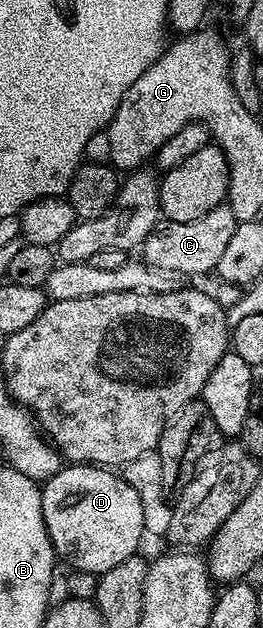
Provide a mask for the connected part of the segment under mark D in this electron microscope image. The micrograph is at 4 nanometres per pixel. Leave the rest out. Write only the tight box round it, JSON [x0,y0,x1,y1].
[42,463,145,574]

